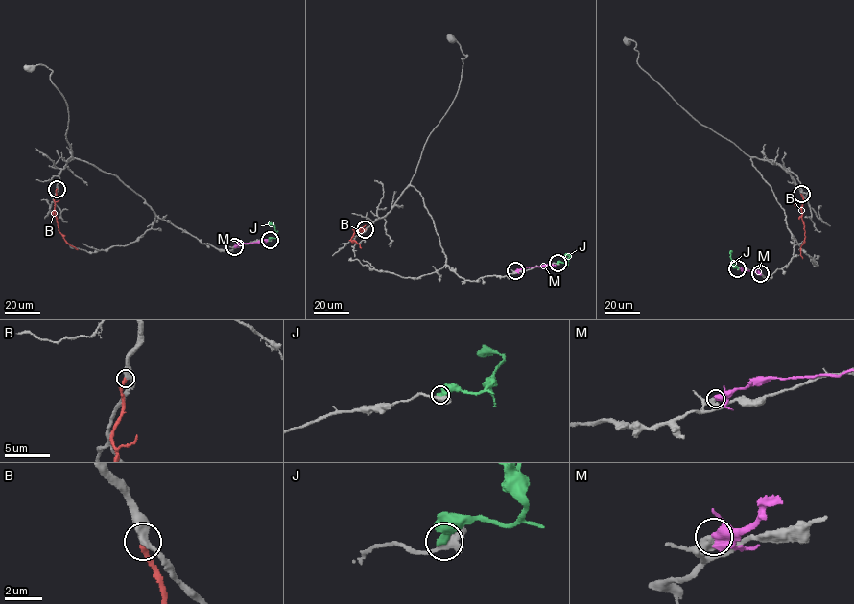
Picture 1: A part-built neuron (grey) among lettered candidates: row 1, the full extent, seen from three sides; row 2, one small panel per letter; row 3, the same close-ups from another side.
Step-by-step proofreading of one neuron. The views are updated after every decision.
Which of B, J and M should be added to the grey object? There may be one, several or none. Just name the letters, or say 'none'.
B

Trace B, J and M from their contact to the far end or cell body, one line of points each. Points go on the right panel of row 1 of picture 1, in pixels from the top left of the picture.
B: (801, 194), (805, 237), (799, 250), (802, 258)
J: (737, 268), (732, 266), (729, 253), (732, 251)
M: (760, 273), (741, 268)

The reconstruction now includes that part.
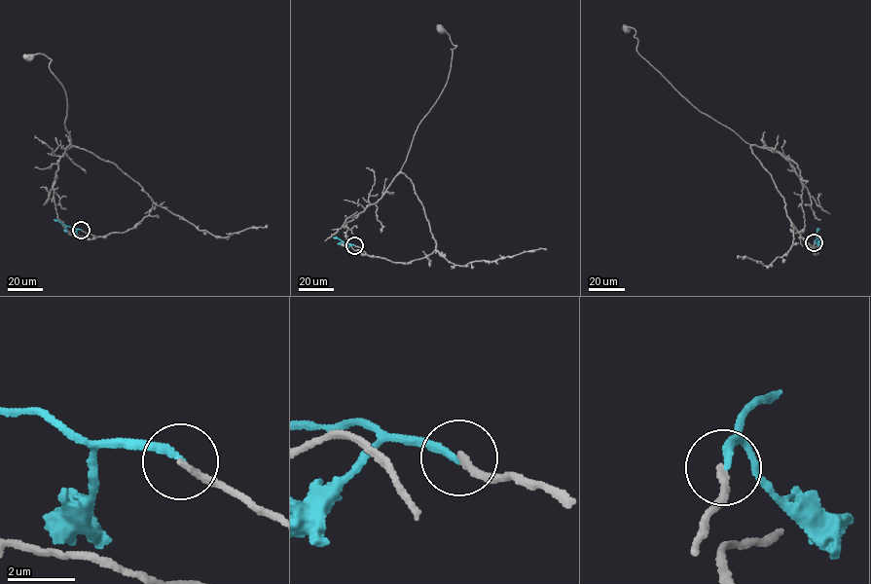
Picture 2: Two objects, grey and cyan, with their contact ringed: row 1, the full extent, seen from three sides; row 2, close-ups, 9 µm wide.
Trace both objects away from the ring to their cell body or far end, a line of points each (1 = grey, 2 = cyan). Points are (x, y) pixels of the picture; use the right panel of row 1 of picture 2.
1: (814, 242), (815, 254), (790, 221), (782, 197), (750, 145), (680, 93), (638, 54), (635, 29), (626, 29)
2: (814, 242), (818, 228)

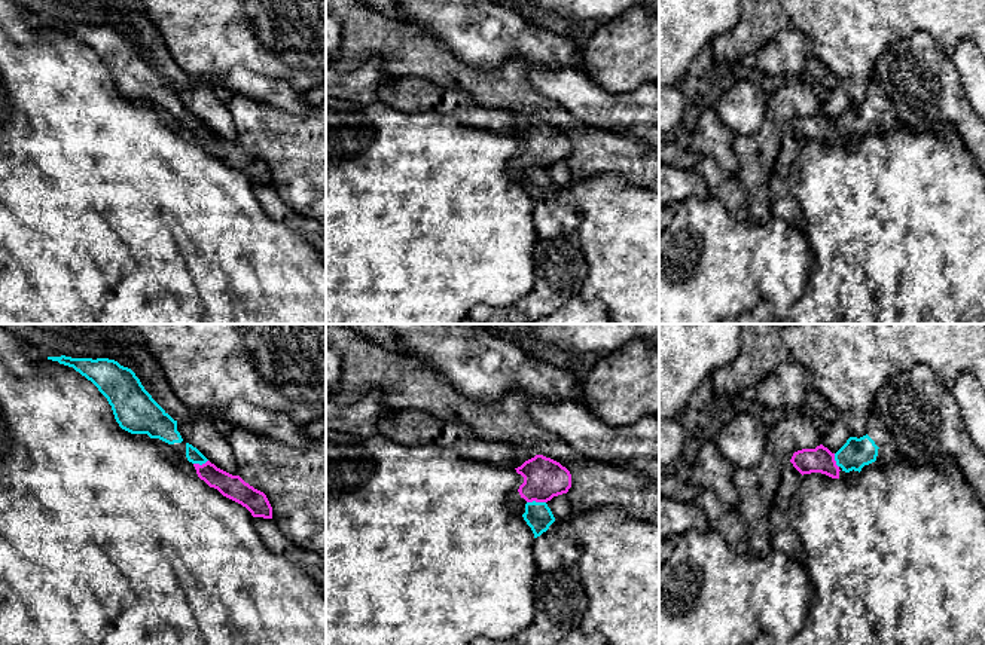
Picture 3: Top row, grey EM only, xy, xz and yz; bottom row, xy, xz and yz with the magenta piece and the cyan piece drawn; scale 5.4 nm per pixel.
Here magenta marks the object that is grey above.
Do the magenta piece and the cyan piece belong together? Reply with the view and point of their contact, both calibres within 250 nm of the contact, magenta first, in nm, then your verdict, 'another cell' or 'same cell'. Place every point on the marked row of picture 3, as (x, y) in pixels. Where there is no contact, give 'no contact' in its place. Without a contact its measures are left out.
xz (536, 501) | 220/150 nm | another cell

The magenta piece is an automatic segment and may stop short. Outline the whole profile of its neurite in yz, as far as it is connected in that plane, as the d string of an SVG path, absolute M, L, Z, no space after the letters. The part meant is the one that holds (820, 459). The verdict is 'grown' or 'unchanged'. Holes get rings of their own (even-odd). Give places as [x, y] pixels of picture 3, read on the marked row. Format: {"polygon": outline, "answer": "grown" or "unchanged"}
{"polygon": "M823 444L815 449L802 449L793 453L790 462L803 476L811 473L821 473L832 479L839 479L839 467L832 453Z", "answer": "unchanged"}

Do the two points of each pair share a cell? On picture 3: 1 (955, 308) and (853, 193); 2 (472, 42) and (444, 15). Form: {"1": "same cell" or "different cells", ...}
{"1": "same cell", "2": "same cell"}

